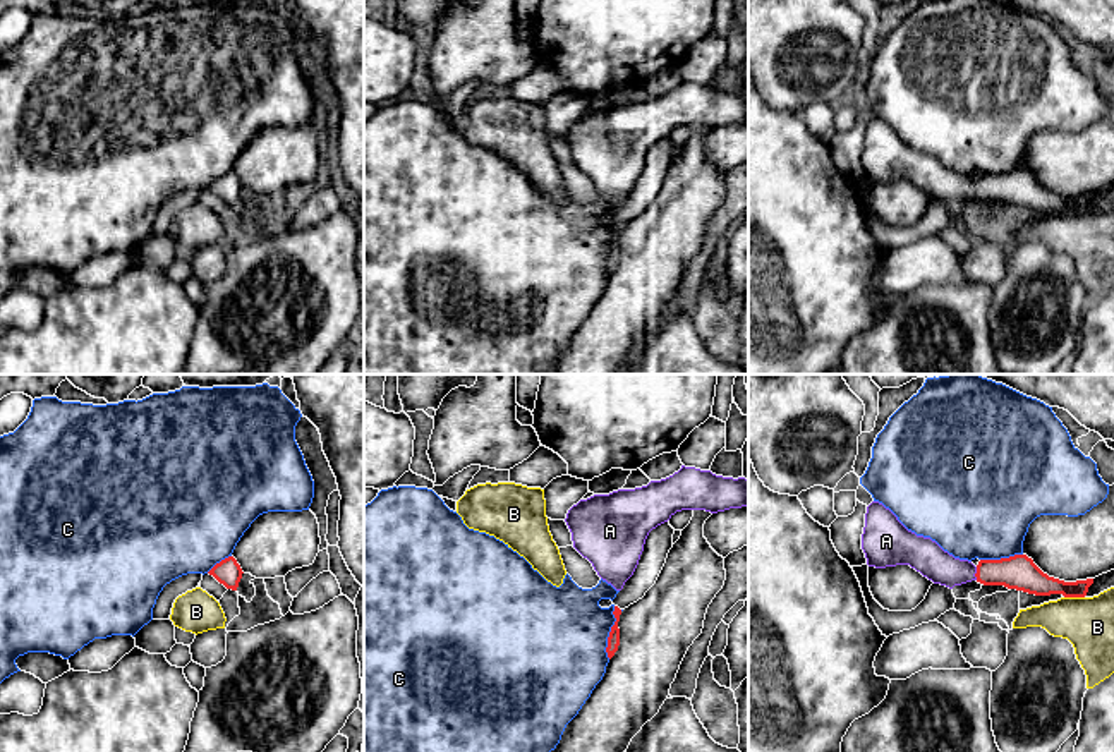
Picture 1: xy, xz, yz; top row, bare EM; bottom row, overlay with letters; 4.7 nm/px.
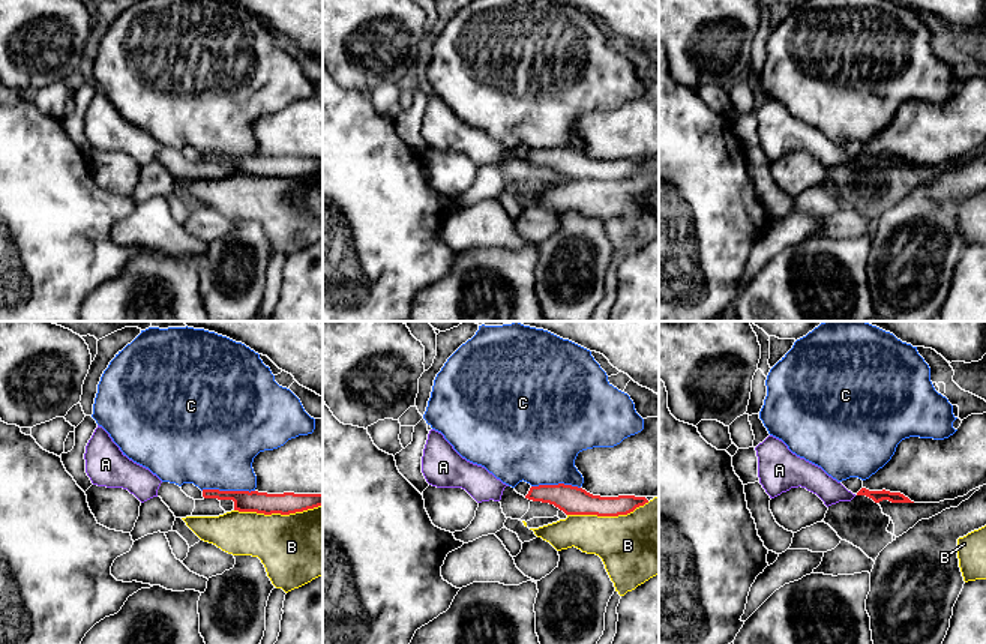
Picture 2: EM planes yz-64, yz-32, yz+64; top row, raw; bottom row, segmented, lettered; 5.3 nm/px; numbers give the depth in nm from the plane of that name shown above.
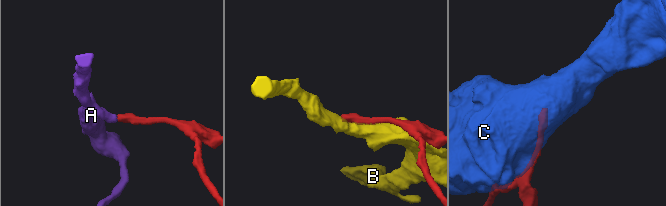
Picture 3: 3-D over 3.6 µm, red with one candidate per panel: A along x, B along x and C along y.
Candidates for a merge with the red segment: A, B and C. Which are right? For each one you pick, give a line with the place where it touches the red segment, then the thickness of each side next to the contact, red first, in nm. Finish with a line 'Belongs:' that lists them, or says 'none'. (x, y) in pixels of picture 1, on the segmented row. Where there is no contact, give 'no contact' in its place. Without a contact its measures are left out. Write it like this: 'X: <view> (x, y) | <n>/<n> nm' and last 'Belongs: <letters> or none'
A: yz (975, 574) | 160/160 nm
Belongs: A

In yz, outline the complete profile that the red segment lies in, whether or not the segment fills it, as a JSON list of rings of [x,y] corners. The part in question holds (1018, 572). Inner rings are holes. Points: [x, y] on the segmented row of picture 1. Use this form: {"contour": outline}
{"contour": [[[879,501],[867,506],[862,549],[869,567],[910,565],[934,584],[953,589],[972,580],[984,585],[1004,585],[1035,596],[1063,594],[1085,597],[1093,579],[1064,582],[1044,573],[1026,555],[1001,560],[980,560],[975,567],[944,551],[930,537],[908,531]]]}

